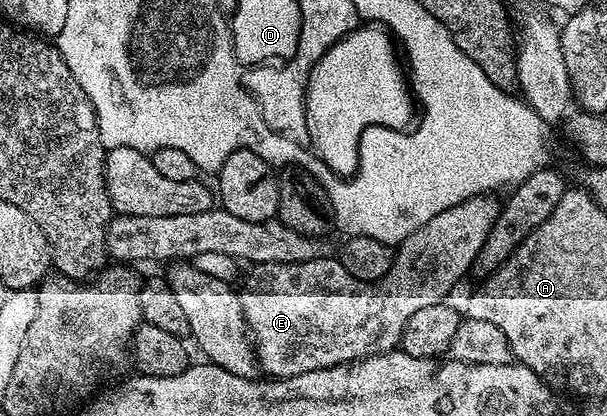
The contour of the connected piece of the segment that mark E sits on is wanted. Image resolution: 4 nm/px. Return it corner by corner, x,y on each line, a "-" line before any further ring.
493,194
472,196
461,204
456,204
447,210
443,210
443,214
435,214
435,218
431,218
431,222
419,226
419,230
415,230
415,234
411,234
403,243
396,245
391,270
387,270
387,274
376,282
360,280
351,274
347,274
347,270
341,265
340,259
333,256
315,258
311,262
256,265
250,271
253,272
249,276
250,284
245,289
243,287
240,289
239,295
241,297
241,305
243,306
243,314
245,315
245,325
249,328
253,347
257,349
257,362
260,371
266,377
286,380
299,374
307,374
311,370
323,370
336,364
348,364
354,360
362,360
365,356
377,356
381,352
394,351
400,345
403,326
407,324
407,318
412,318
417,311
423,310
423,306
435,306
442,303
446,299
445,295
460,282
461,276
467,275
469,268
471,272
471,269
476,265
477,255
481,253
481,248
485,245
485,239
489,237
489,231
493,229
495,218
501,213
502,205
499,203
499,200
496,200
497,198

